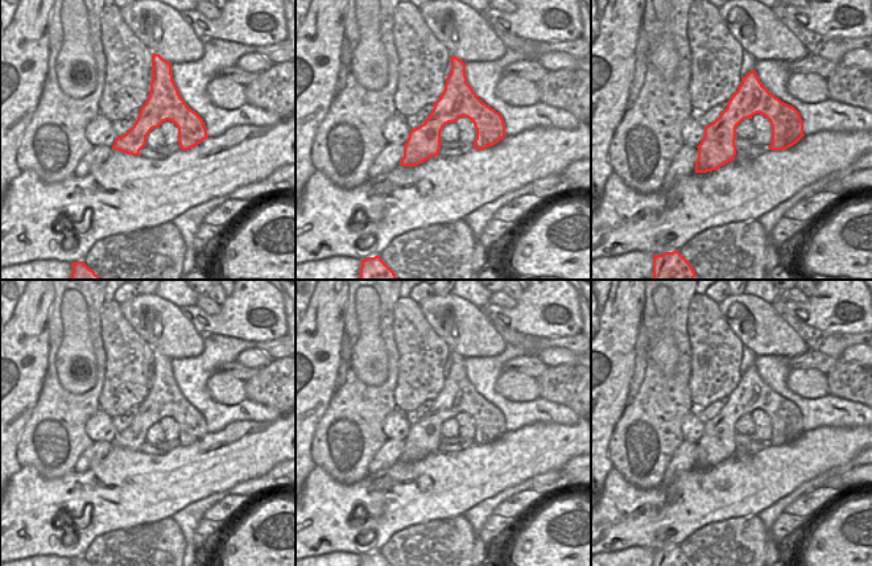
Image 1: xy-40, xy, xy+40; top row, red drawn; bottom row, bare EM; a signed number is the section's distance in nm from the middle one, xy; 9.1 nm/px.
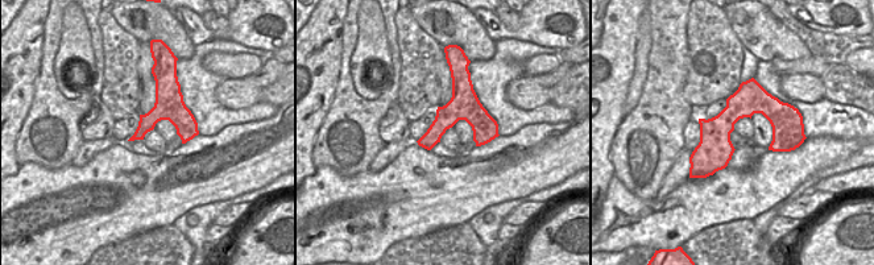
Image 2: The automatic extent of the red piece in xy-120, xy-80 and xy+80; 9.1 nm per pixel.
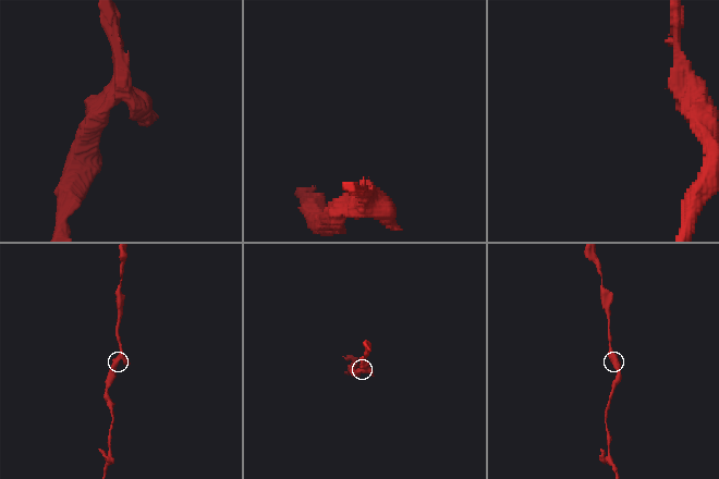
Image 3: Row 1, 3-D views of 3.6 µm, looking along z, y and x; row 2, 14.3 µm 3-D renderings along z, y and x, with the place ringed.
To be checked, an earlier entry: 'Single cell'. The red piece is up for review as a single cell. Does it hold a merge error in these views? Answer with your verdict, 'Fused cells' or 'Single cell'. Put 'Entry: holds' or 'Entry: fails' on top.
Entry: holds
Single cell

